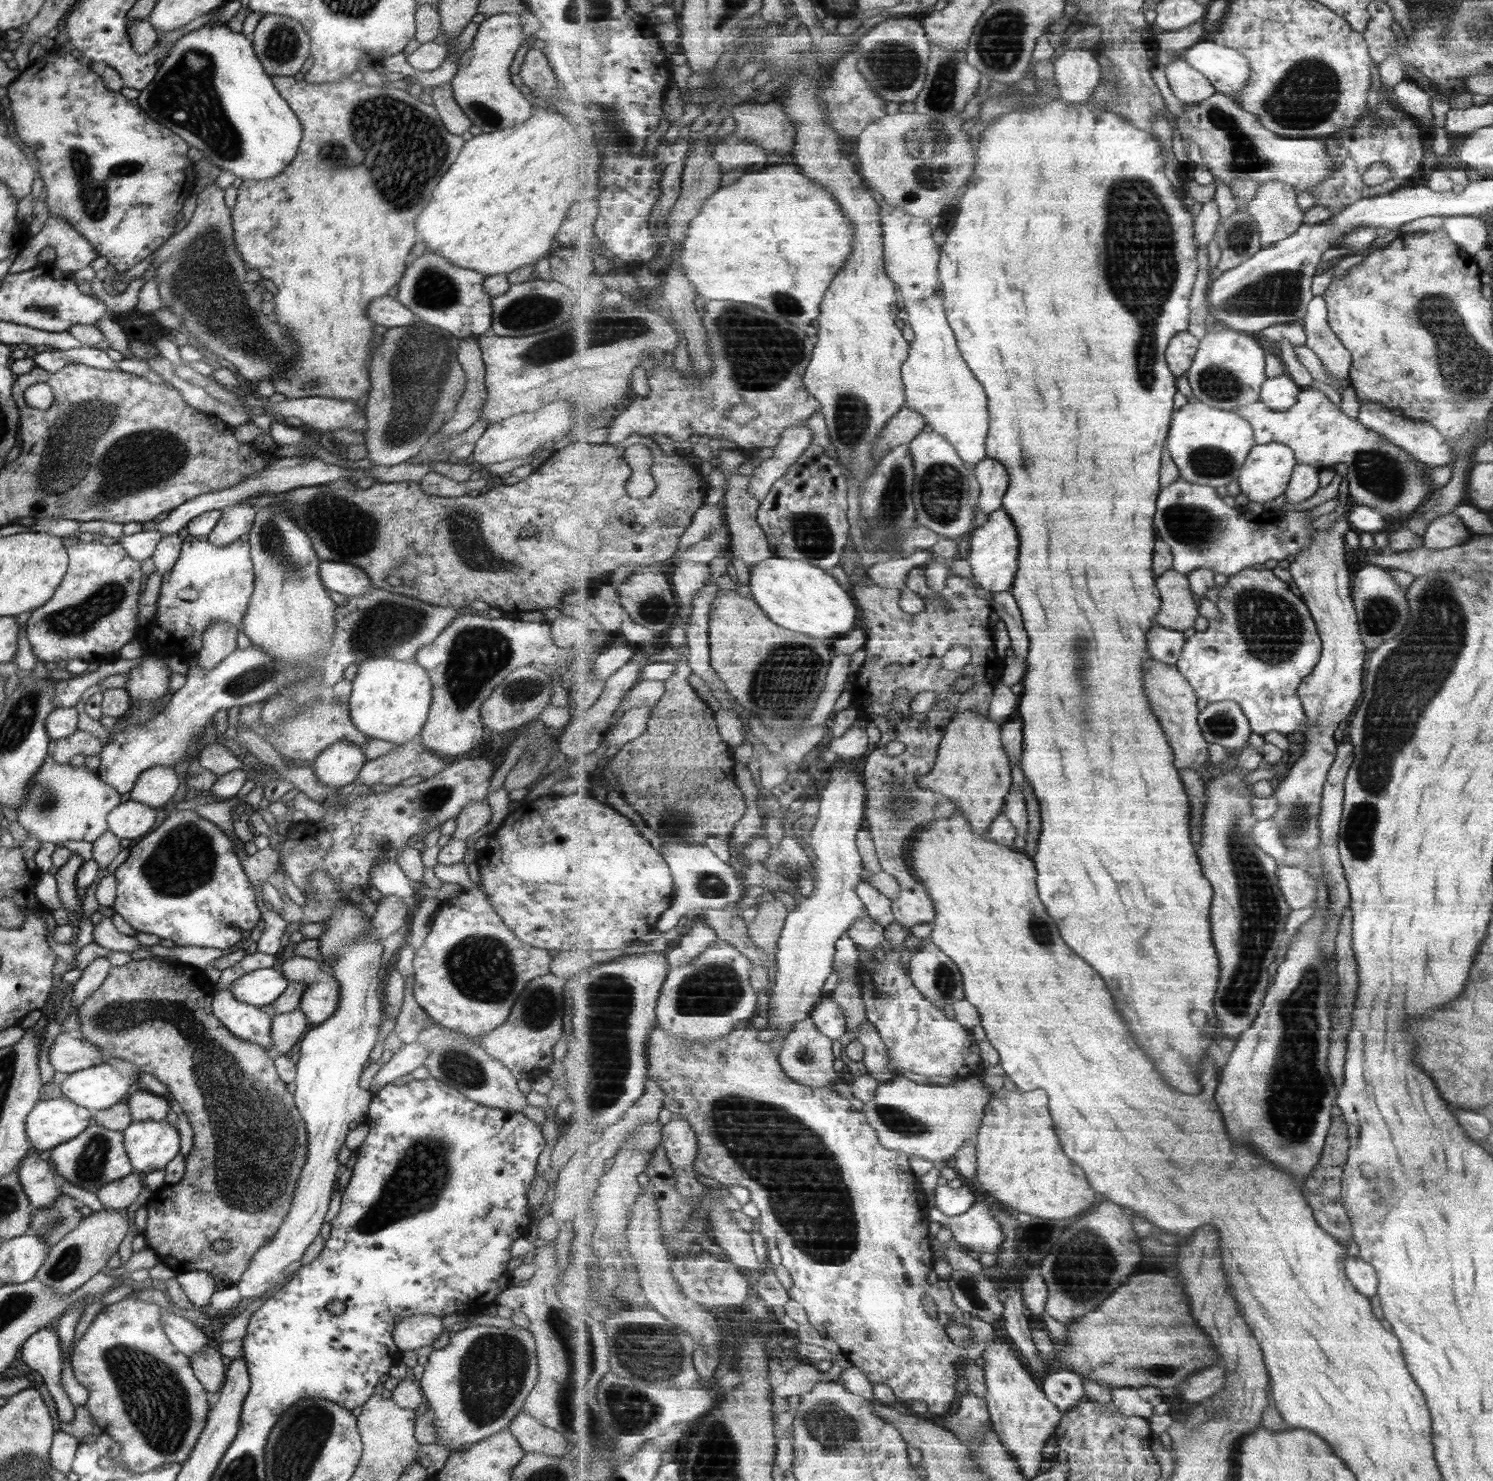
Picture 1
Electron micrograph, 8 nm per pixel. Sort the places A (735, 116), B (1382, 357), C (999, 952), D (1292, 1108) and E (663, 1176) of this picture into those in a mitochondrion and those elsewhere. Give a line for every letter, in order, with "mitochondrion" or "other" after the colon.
A: other
B: other
C: other
D: mitochondrion
E: other

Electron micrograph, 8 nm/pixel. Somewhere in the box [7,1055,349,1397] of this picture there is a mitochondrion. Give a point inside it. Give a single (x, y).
(89, 1166)

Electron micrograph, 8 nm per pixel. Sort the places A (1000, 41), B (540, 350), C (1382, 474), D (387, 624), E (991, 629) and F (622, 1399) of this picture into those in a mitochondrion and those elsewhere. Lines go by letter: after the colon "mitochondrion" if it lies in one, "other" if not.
A: mitochondrion
B: mitochondrion
C: mitochondrion
D: mitochondrion
E: other
F: mitochondrion

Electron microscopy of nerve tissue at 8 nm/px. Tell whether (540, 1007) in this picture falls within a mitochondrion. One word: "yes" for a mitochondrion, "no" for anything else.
yes

